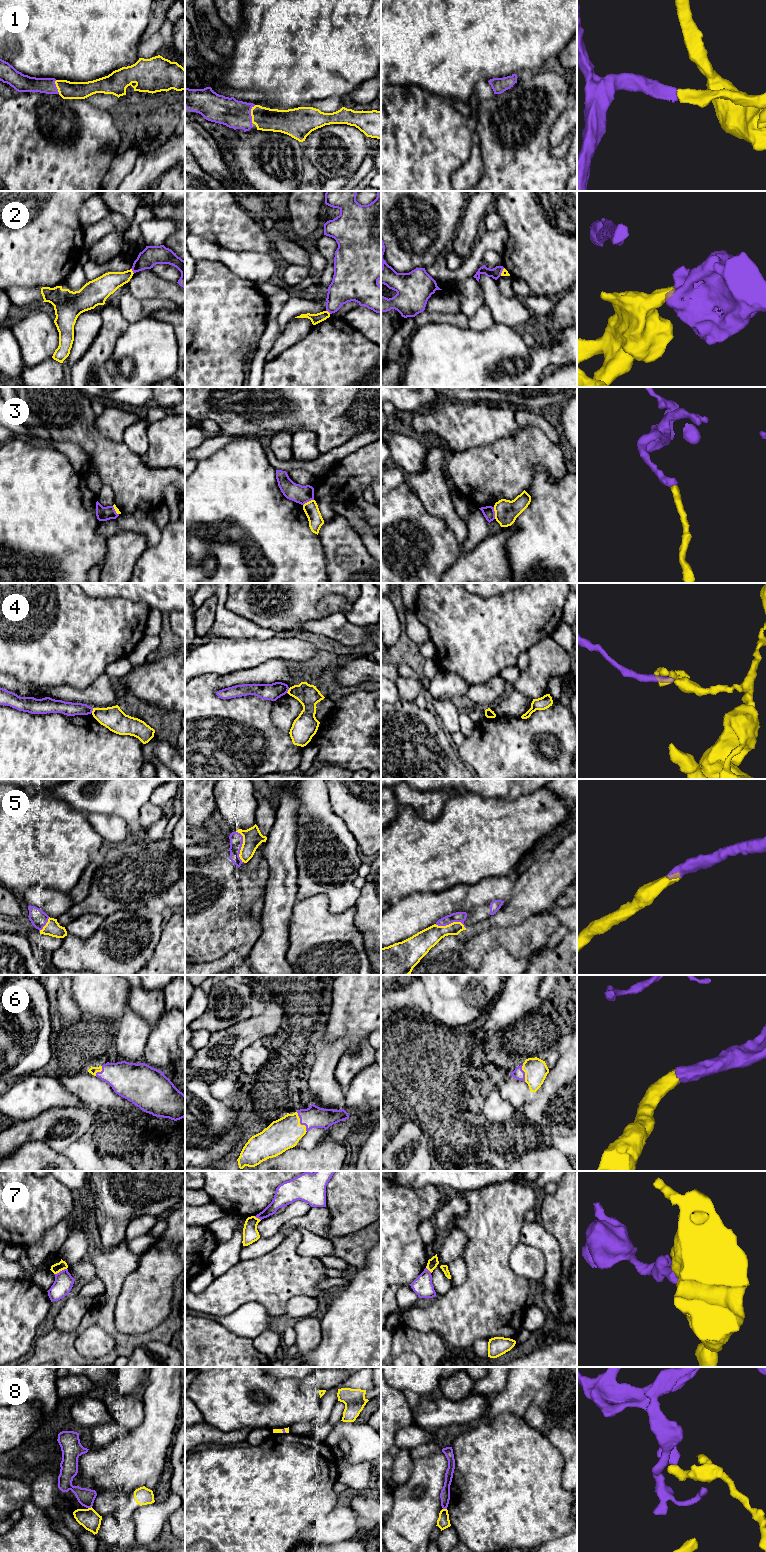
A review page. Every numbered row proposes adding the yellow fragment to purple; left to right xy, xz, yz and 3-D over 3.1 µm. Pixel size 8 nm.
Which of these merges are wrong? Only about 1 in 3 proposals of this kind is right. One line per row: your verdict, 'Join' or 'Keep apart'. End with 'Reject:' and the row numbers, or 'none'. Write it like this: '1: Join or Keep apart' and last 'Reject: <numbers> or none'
1: Join
2: Keep apart
3: Keep apart
4: Keep apart
5: Join
6: Join
7: Keep apart
8: Keep apart
Reject: 2, 3, 4, 7, 8

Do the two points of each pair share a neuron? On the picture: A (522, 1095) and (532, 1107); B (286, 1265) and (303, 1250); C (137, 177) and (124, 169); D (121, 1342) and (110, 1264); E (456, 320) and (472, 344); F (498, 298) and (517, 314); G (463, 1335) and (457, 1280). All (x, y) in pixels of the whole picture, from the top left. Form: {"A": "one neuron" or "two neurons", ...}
{"A": "two neurons", "B": "two neurons", "C": "two neurons", "D": "one neuron", "E": "two neurons", "F": "one neuron", "G": "two neurons"}

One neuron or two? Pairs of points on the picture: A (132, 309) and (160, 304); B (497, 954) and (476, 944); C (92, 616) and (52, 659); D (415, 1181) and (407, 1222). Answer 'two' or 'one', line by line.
A: one
B: two
C: one
D: two

